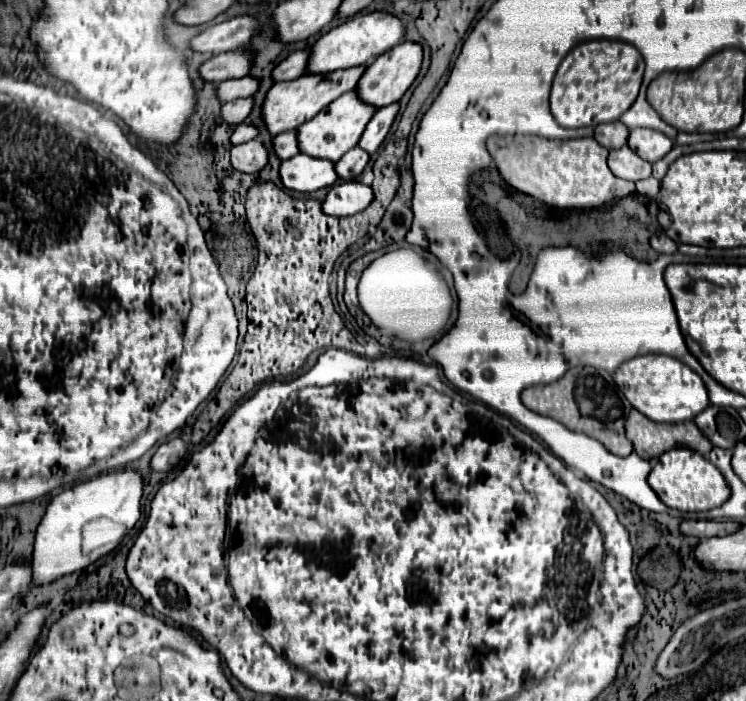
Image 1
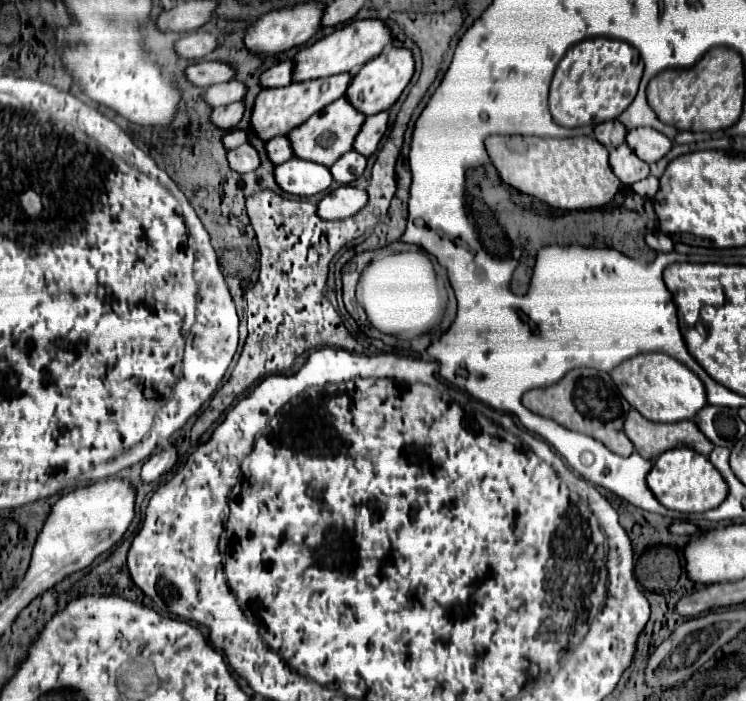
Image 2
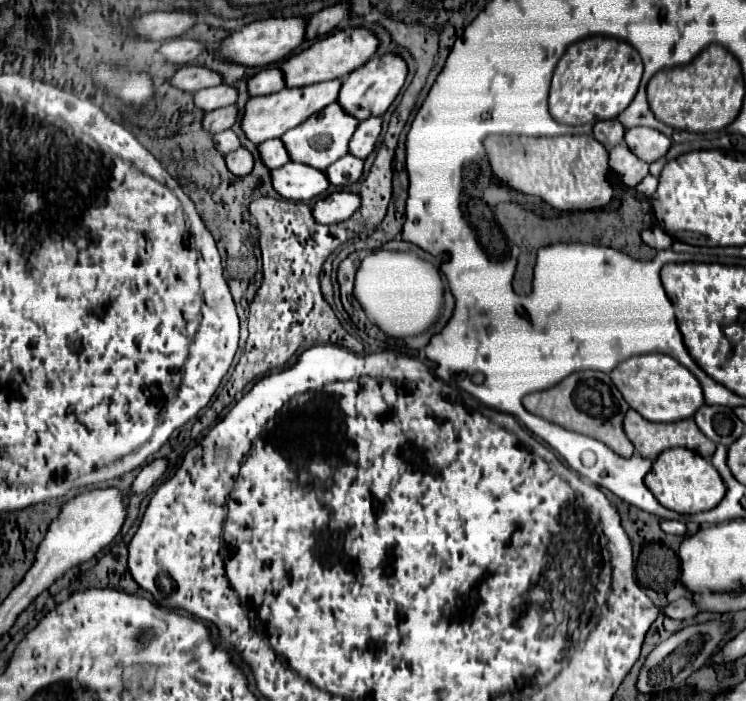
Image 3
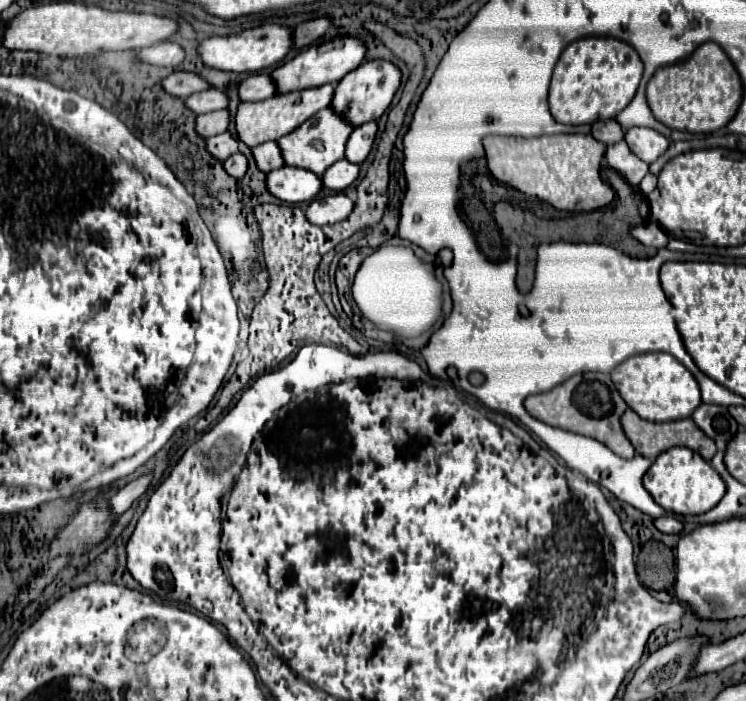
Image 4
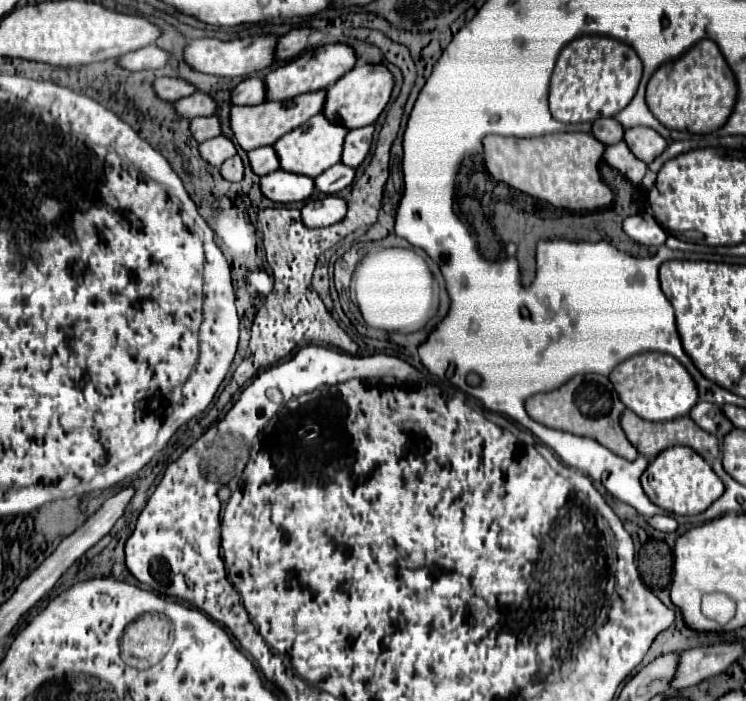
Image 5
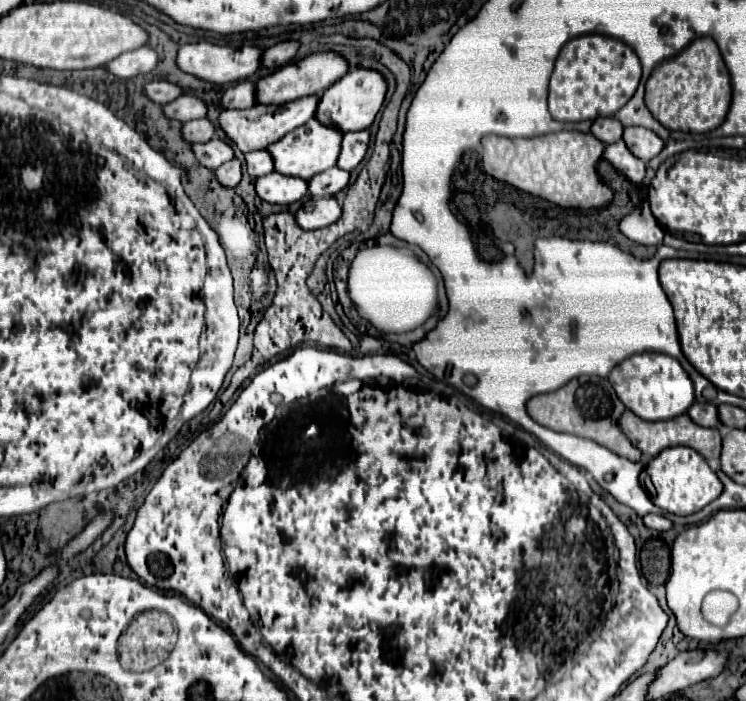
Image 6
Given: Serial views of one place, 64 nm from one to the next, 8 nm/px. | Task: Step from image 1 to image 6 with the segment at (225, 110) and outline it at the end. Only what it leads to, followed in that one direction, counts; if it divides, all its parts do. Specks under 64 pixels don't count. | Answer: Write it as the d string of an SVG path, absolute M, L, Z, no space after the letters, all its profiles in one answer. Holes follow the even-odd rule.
M202 118L202 120L190 120L182 126L182 138L190 144L196 144L196 142L206 142L214 136L214 126Z

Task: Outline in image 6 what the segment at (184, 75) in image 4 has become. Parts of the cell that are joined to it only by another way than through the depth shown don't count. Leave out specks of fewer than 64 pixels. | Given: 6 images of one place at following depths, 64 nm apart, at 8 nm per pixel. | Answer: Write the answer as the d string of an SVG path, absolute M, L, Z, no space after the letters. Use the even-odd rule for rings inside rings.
M152 80L144 86L142 92L146 94L146 98L150 98L152 102L158 102L158 104L168 104L182 94L182 90L176 84L170 84L166 80Z

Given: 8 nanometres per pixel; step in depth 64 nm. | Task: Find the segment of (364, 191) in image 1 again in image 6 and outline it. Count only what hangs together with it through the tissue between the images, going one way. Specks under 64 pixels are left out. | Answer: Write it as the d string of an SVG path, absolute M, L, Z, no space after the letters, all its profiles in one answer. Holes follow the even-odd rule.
M308 198L294 214L296 224L302 230L318 230L334 224L342 214L342 206L336 198Z

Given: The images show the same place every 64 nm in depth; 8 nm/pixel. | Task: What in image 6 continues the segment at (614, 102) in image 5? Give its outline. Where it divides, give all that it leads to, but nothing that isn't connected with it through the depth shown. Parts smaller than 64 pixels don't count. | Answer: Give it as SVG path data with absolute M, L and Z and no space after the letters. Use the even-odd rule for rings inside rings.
M586 34L564 44L558 54L552 78L548 110L556 120L578 122L594 120L598 116L614 116L636 92L642 76L638 56L624 42L602 36Z

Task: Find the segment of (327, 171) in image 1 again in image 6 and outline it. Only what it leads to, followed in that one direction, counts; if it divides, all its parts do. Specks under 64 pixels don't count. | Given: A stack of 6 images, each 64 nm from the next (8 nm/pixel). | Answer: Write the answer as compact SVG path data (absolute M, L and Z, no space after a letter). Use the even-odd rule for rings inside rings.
M278 172L266 174L262 178L256 180L256 194L270 204L292 204L298 202L300 198L304 198L308 192L308 184L300 178L292 178L292 176L282 176Z

